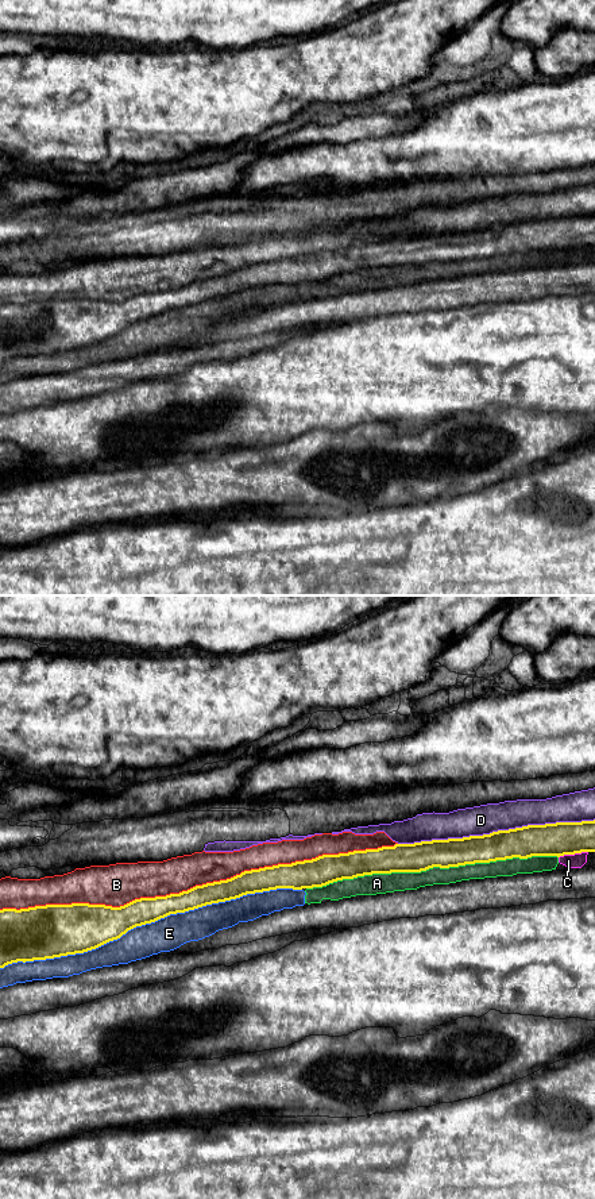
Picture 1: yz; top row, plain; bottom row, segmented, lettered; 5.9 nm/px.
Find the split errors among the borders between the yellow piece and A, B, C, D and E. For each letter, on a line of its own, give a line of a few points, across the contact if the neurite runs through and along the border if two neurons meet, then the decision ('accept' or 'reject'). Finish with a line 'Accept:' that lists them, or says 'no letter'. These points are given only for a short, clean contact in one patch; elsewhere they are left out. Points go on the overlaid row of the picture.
A: reject
B: reject
C: yz (587, 851), (567, 854), (559, 858) | reject
D: reject
E: reject
Accept: no letter

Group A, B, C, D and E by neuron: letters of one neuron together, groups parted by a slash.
A C E / B / D

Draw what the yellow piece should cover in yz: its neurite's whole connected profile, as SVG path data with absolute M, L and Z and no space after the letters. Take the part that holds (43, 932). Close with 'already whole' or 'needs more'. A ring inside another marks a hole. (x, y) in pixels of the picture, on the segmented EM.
M595 820L528 825L483 836L395 844L394 847L382 847L378 849L322 855L312 860L244 871L231 879L196 886L179 894L135 899L120 907L72 903L35 906L20 910L3 909L0 910L0 968L18 961L26 963L84 953L120 938L136 926L155 922L170 914L185 913L206 905L236 899L247 894L277 888L302 890L322 887L337 880L372 874L421 872L433 867L449 868L513 857L560 857L582 852L595 852Z; already whole

